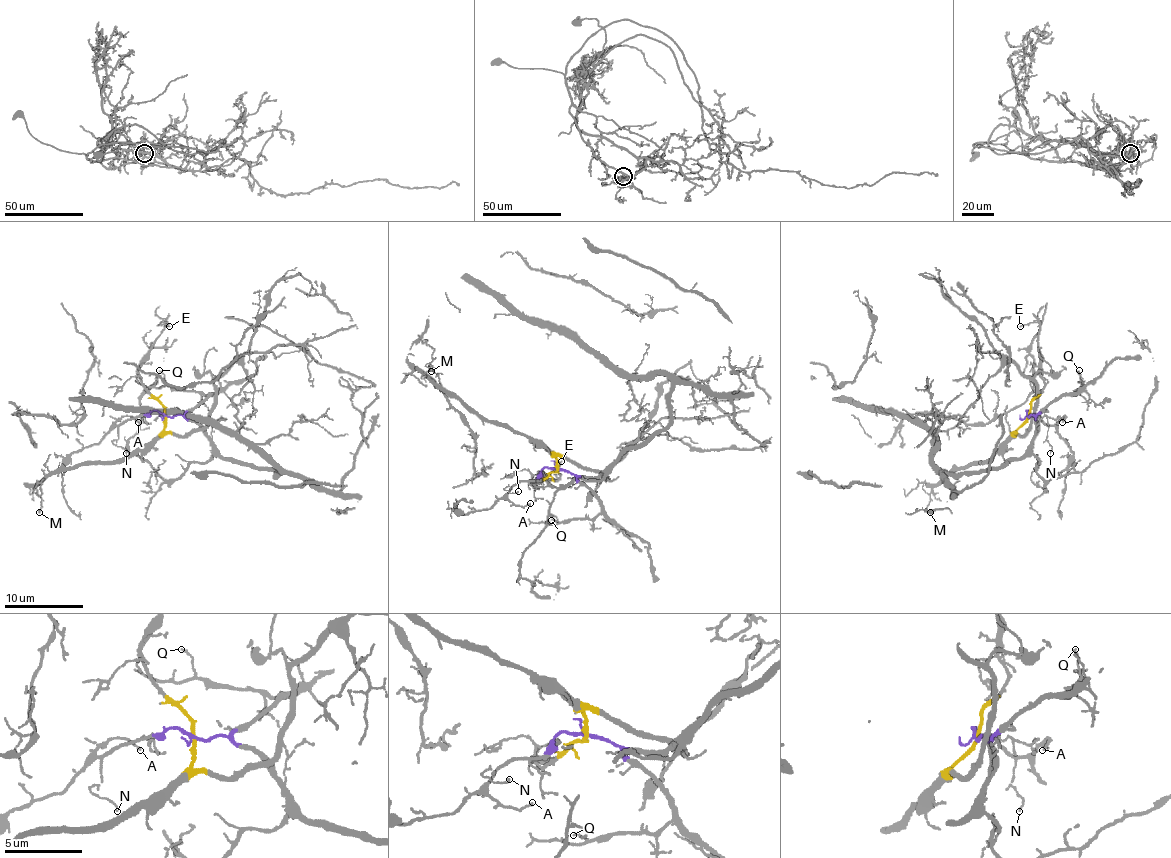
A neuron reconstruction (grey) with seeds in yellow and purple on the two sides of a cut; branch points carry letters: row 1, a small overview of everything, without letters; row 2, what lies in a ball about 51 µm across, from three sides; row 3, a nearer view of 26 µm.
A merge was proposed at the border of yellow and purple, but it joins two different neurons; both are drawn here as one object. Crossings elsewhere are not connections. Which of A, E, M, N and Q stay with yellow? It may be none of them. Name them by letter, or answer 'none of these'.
E, M

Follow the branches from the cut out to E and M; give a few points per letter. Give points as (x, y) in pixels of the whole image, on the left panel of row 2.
E: (165, 414), (159, 400), (143, 385), (137, 367), (165, 322), (169, 326)
M: (165, 414), (165, 428), (133, 452), (114, 462), (90, 462), (51, 471), (33, 489), (41, 499), (39, 513)

